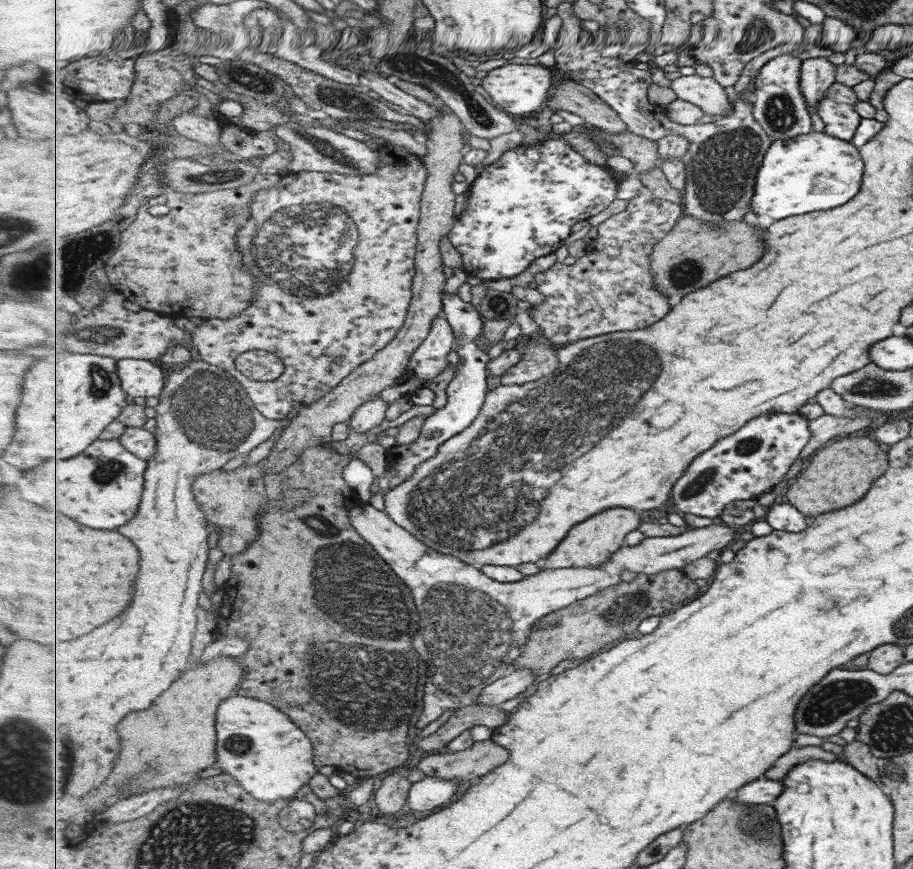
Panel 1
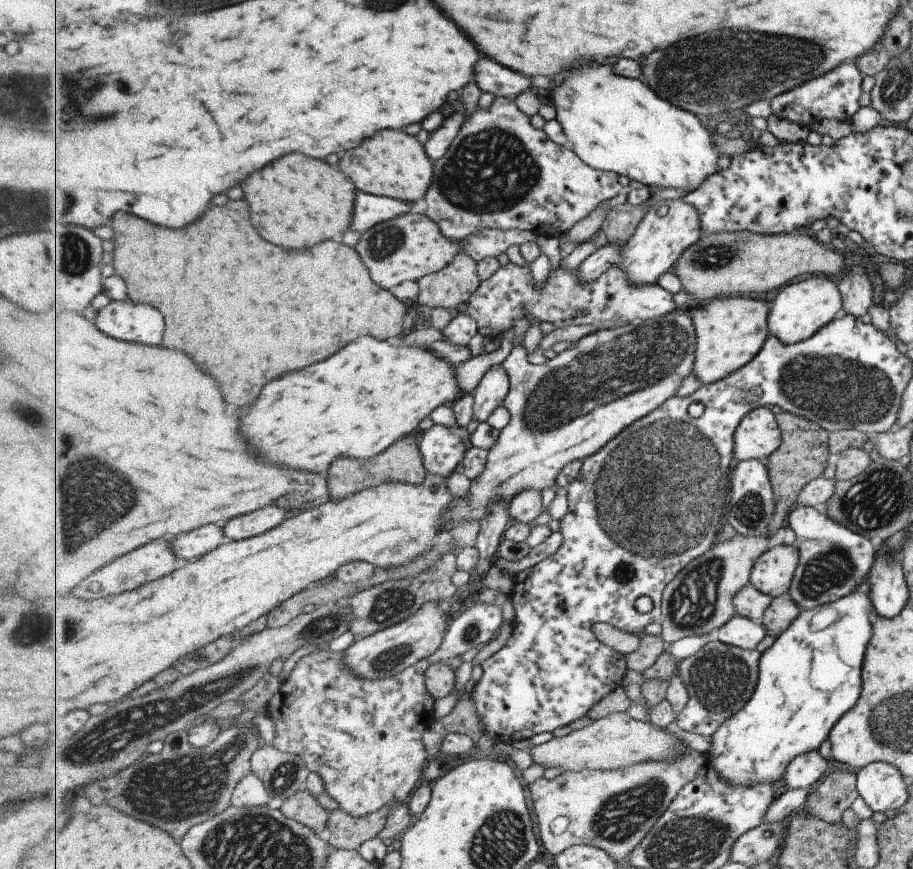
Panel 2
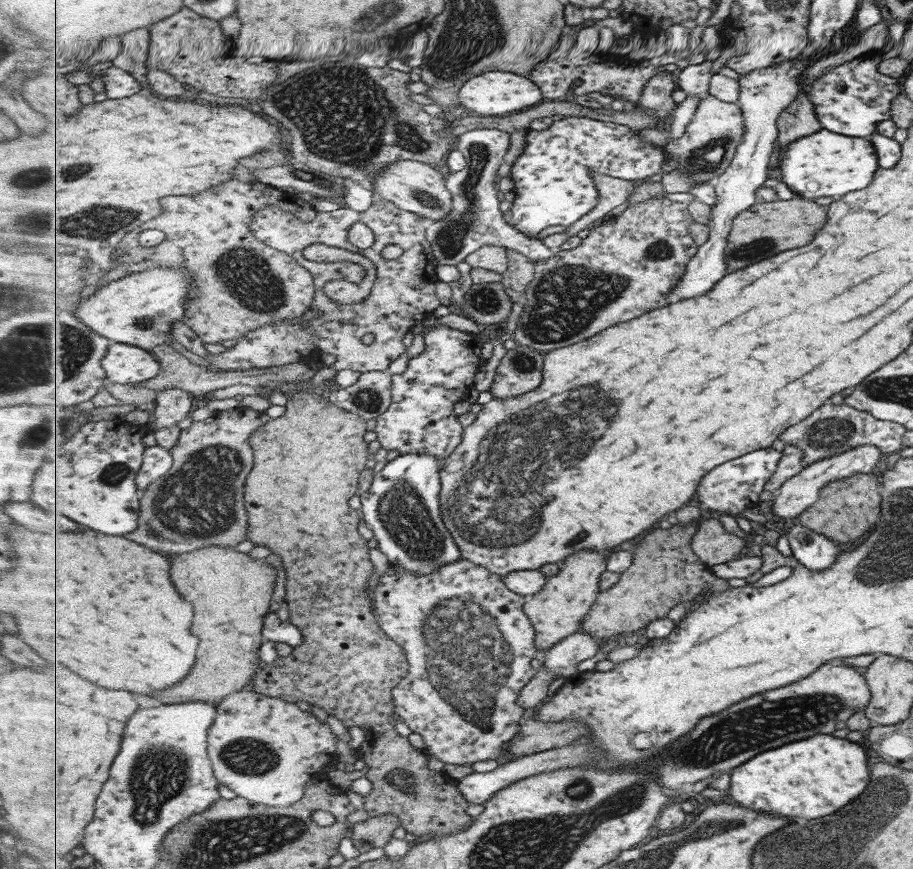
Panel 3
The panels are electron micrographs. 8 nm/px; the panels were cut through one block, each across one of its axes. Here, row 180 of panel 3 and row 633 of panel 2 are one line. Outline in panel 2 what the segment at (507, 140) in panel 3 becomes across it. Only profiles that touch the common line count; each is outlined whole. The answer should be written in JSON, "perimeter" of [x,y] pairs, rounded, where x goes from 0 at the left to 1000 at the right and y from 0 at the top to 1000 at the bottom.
{"perimeter":[[[522,689],[512,702],[505,704],[501,711],[492,718],[490,727],[487,727],[487,734],[485,739],[483,739],[483,746],[481,746],[476,753],[472,753],[472,755],[468,755],[468,757],[464,758],[467,766],[469,768],[473,764],[484,762],[490,764],[490,766],[494,766],[496,773],[499,773],[502,766],[507,763],[504,753],[514,750],[516,746],[527,747],[531,741],[536,741],[538,736],[545,732],[551,716],[553,716],[553,713],[551,713],[551,707],[549,707],[549,699],[529,694]]]}

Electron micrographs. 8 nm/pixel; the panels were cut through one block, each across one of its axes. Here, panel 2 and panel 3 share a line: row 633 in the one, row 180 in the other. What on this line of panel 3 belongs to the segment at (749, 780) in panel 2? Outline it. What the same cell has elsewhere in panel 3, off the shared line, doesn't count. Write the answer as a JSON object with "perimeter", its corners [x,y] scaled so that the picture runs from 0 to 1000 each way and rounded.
{"perimeter":[[[897,148],[888,157],[875,159],[862,168],[858,182],[858,205],[870,227],[888,229],[895,226],[921,226],[928,221],[946,217],[954,212],[956,200],[962,194],[958,168],[952,159],[931,158]]]}

